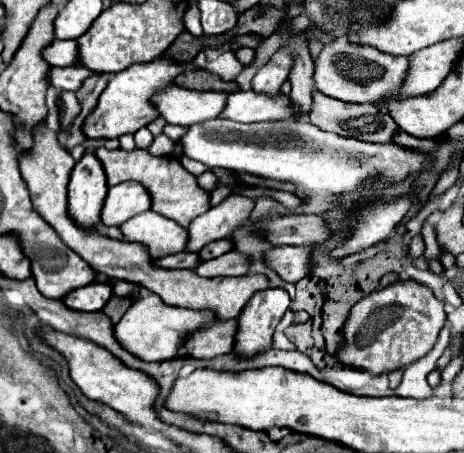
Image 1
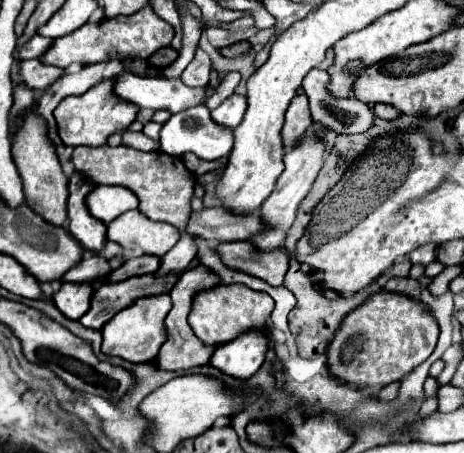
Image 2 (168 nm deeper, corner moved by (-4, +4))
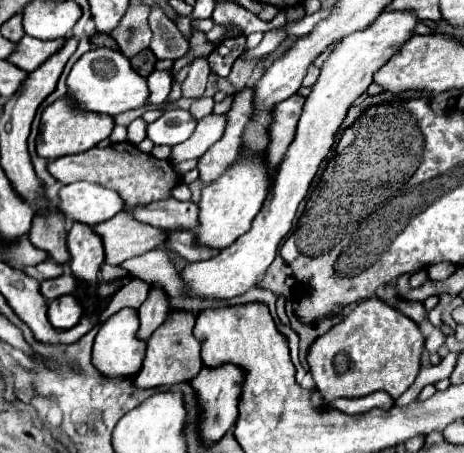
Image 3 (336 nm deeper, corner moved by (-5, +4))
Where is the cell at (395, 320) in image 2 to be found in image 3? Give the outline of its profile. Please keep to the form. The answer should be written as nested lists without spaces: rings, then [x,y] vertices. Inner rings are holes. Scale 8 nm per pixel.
[[[379,298],[359,302],[337,326],[317,338],[309,350],[309,368],[317,392],[325,402],[335,398],[359,398],[385,390],[399,398],[417,378],[425,338],[419,326]]]

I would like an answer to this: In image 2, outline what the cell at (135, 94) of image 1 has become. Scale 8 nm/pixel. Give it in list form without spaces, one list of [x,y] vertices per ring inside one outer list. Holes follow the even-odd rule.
[[[102,80],[98,86],[90,88],[88,92],[80,96],[68,96],[64,98],[56,110],[54,118],[58,124],[58,136],[64,142],[64,146],[102,146],[106,144],[108,136],[114,132],[124,132],[134,120],[136,120],[138,108],[120,102],[120,98],[112,96],[112,80]]]

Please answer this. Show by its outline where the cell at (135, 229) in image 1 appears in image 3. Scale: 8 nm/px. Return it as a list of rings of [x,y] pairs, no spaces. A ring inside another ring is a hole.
[[[119,212],[111,220],[93,226],[105,242],[105,258],[109,264],[121,264],[127,258],[141,256],[165,244],[165,230],[143,224],[129,212]]]

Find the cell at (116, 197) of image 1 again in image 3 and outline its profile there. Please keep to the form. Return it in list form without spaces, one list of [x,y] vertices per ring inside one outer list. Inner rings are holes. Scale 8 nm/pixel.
[[[73,182],[63,186],[59,190],[57,206],[67,218],[89,226],[97,226],[125,210],[125,202],[119,194],[91,182]]]

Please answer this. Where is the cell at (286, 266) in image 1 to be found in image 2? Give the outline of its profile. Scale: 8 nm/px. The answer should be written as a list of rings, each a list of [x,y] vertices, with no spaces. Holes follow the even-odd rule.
[[[220,242],[216,254],[224,266],[256,276],[270,286],[282,286],[288,270],[288,256],[282,248],[260,254],[250,242]]]

